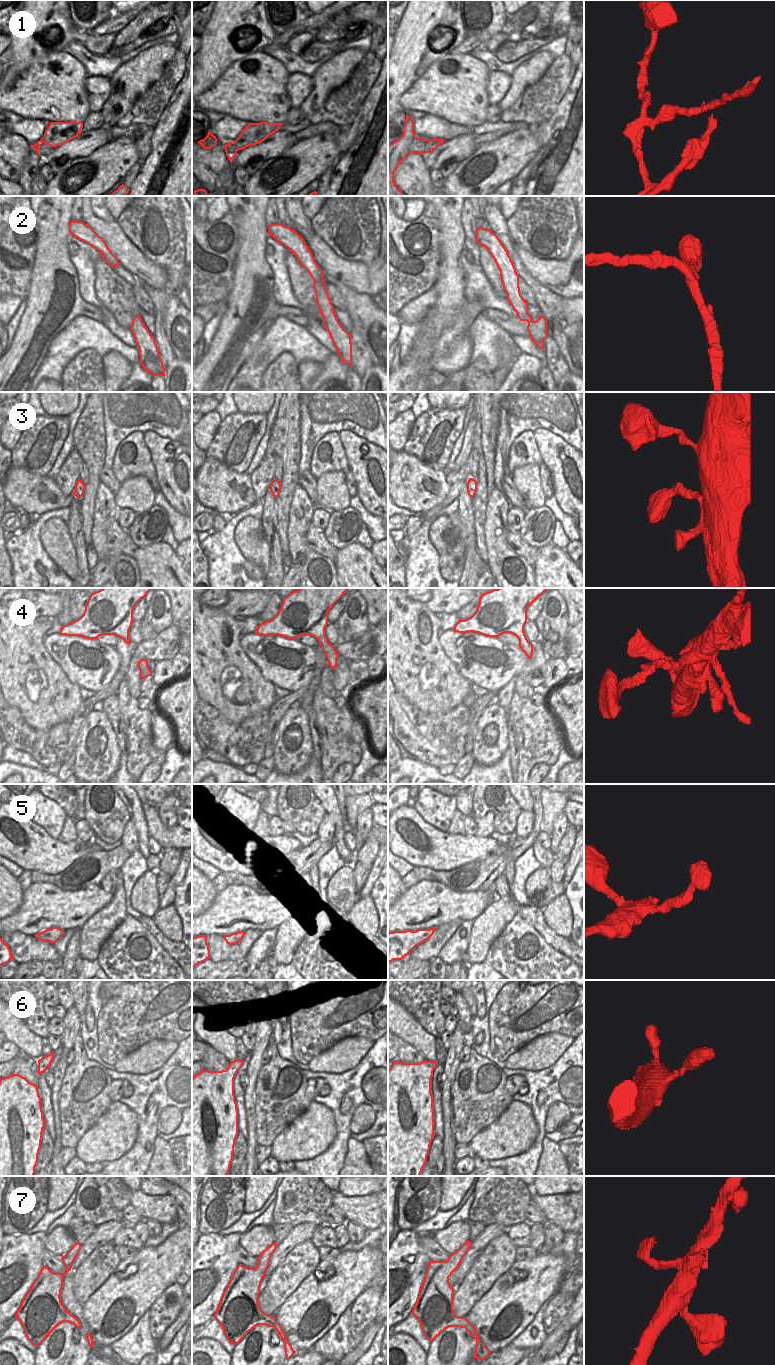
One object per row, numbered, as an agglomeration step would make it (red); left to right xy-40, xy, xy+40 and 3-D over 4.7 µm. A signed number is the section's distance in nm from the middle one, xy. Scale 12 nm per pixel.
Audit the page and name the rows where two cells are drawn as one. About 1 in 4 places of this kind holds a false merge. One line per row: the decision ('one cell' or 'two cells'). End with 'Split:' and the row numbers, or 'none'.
1: two cells
2: one cell
3: one cell
4: one cell
5: one cell
6: one cell
7: one cell
Split: 1

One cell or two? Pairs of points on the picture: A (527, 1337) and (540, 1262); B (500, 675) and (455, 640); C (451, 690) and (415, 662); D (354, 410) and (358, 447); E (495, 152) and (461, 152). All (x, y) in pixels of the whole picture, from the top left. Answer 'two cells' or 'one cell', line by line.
A: two cells
B: one cell
C: one cell
D: two cells
E: two cells

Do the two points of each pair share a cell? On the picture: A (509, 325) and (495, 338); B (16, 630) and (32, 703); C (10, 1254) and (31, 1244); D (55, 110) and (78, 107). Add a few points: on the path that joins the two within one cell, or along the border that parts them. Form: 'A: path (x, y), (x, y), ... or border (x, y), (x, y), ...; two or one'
A: border (485, 316), (511, 336); two
B: path (16, 648), (16, 657), (27, 673), (32, 685); one
C: path (15, 1254), (20, 1254), (26, 1249); one
D: path (61, 107), (72, 107); one

